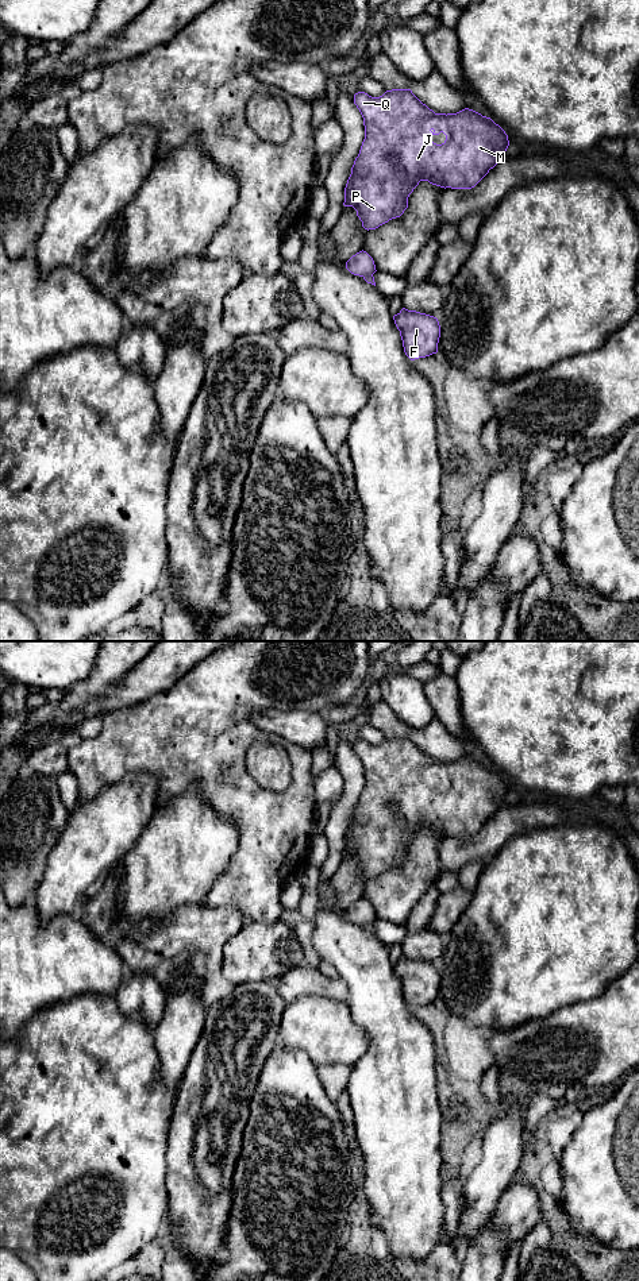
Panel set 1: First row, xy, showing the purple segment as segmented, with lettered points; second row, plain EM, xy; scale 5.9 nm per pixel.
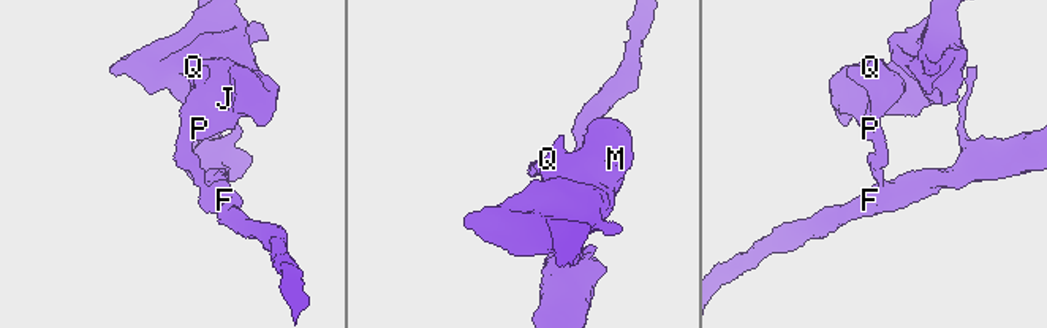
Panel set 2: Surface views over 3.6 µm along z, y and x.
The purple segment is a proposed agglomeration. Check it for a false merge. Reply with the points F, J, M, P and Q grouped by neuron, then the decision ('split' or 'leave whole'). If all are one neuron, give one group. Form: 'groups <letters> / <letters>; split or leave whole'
groups F / J M P Q; split

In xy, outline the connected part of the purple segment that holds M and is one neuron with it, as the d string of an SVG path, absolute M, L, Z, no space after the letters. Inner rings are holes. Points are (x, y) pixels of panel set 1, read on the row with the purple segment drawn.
M411 89L386 90L380 97L358 92L354 94L354 104L363 117L365 139L344 188L343 205L353 207L357 211L362 227L367 231L400 217L408 208L409 194L420 181L428 181L444 189L474 188L505 157L509 146L508 135L490 117L469 108L457 113L435 113ZM440 132L446 135L446 140L442 144L436 144L431 138Z

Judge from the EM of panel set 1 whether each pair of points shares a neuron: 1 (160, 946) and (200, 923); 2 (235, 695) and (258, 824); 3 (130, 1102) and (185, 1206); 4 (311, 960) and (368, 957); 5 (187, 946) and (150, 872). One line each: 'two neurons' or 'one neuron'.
1: one neuron
2: one neuron
3: two neurons
4: two neurons
5: two neurons

